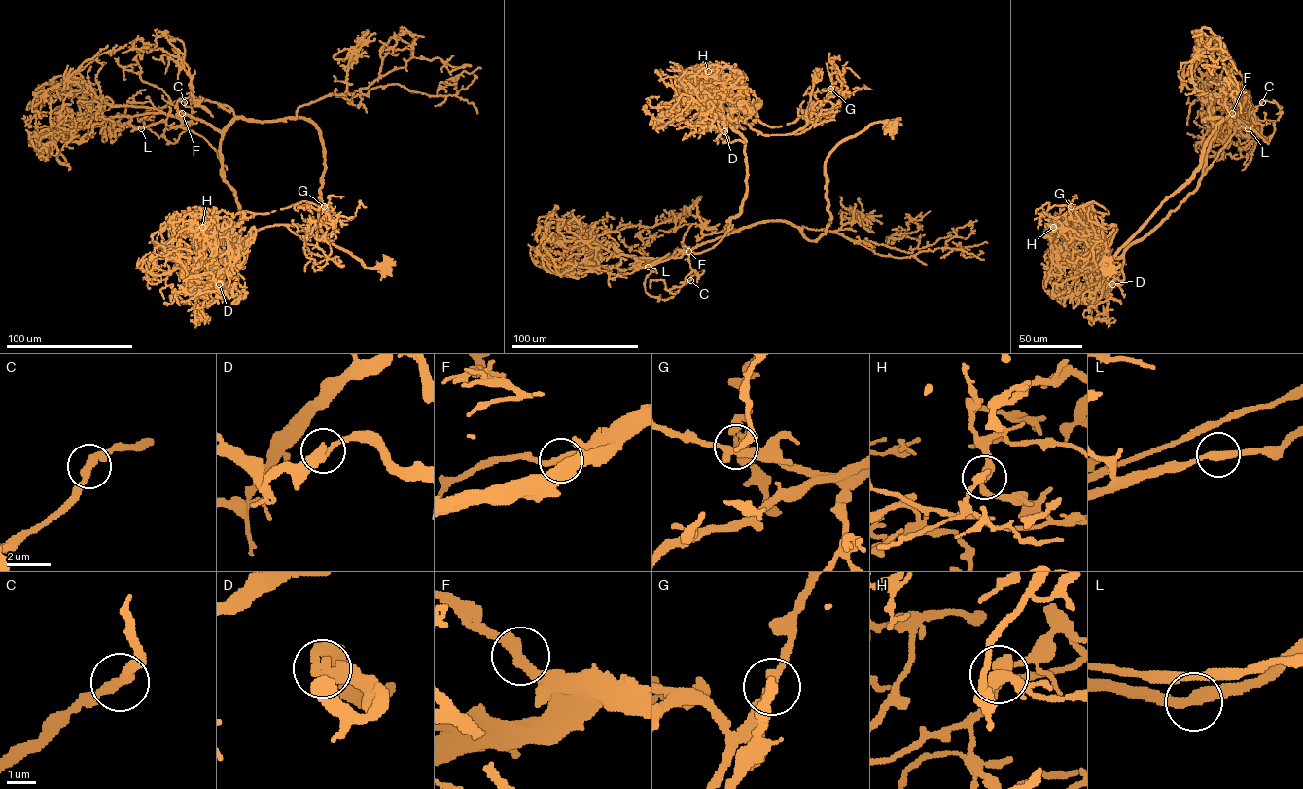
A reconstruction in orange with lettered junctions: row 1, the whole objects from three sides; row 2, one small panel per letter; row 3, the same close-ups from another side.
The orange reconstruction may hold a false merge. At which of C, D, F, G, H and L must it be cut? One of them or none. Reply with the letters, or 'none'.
none

